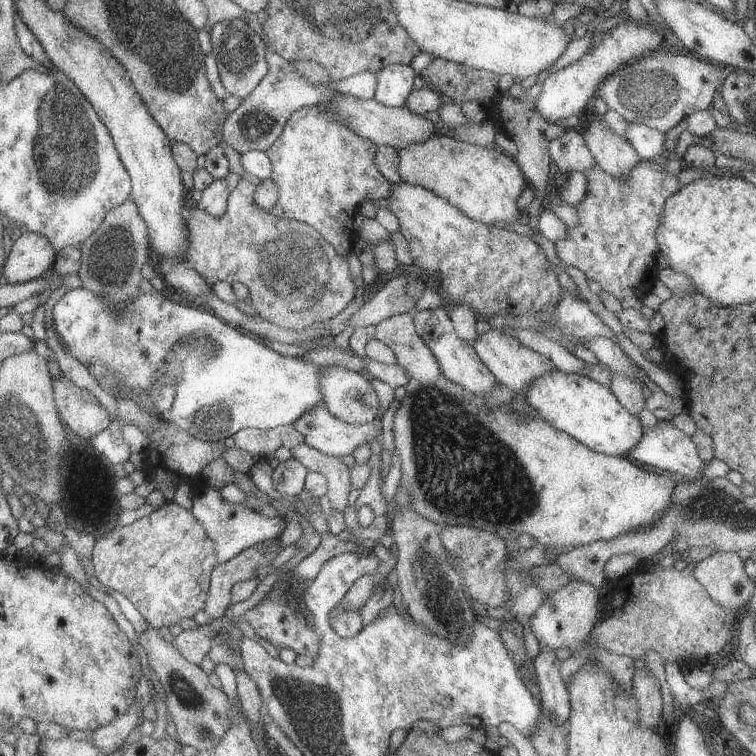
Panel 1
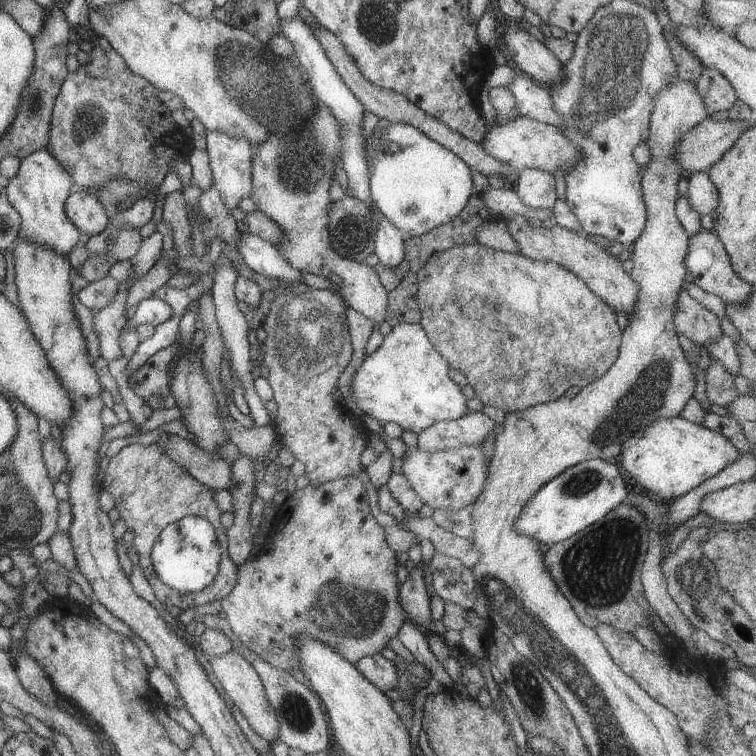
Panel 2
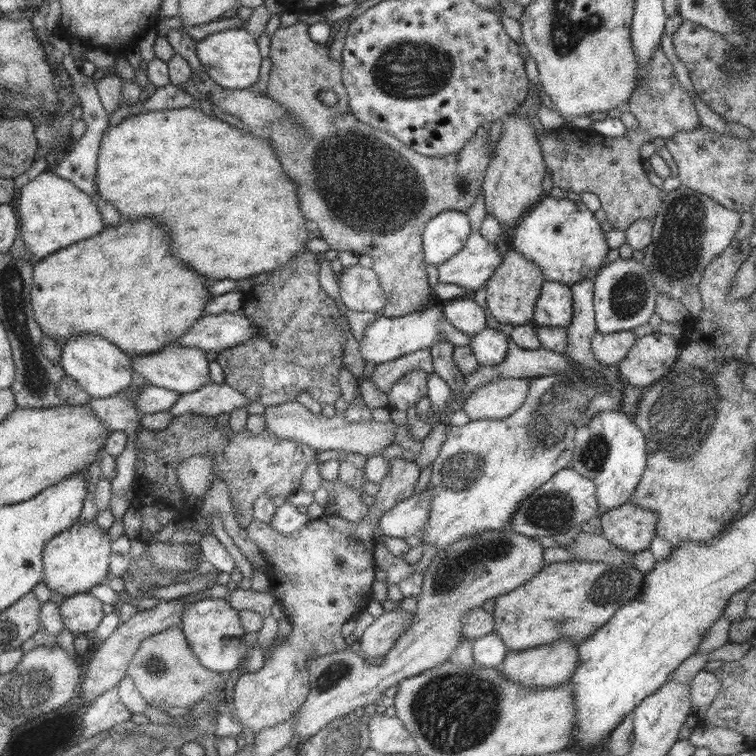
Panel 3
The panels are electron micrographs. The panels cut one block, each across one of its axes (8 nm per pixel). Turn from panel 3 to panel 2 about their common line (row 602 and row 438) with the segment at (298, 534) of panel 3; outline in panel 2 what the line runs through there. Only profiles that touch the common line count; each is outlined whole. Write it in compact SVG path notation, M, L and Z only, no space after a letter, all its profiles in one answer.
M297 283L285 288L283 294L273 298L269 312L262 320L261 326L265 331L265 341L262 342L263 357L261 363L267 366L269 386L272 390L272 399L277 403L278 409L274 421L274 431L279 444L292 456L304 464L304 474L309 484L320 485L343 477L355 477L361 481L365 489L368 505L377 521L384 530L384 537L393 552L407 552L413 542L419 541L412 532L398 525L398 522L379 510L377 505L377 489L371 485L360 461L361 451L368 445L369 431L365 428L359 417L353 416L343 405L333 400L333 393L339 375L352 355L348 324L346 321L346 308L348 304L341 298L336 289L312 289L308 284Z

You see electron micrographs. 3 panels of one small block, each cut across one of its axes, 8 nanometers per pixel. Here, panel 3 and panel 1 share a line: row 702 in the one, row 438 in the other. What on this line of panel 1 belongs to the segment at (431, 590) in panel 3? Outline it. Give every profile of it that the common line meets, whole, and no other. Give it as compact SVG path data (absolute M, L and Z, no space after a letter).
M319 404L306 410L291 425L302 436L302 441L323 454L337 457L351 454L352 450L370 439L379 439L380 420L362 425L345 423Z

